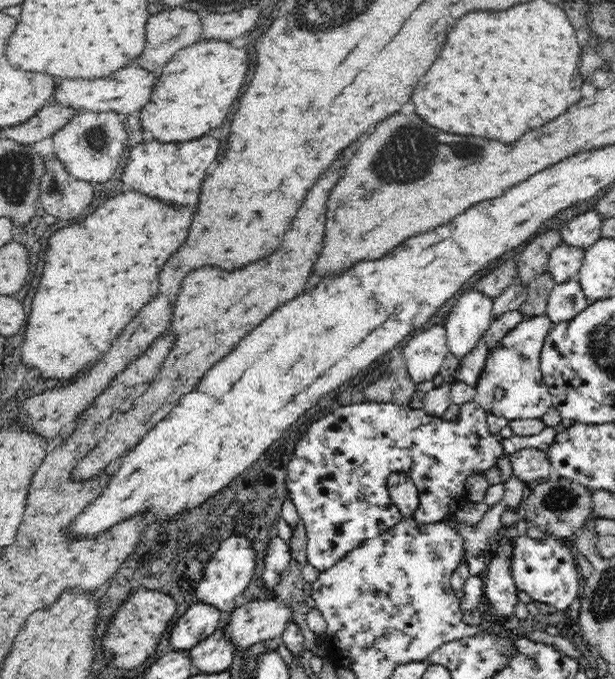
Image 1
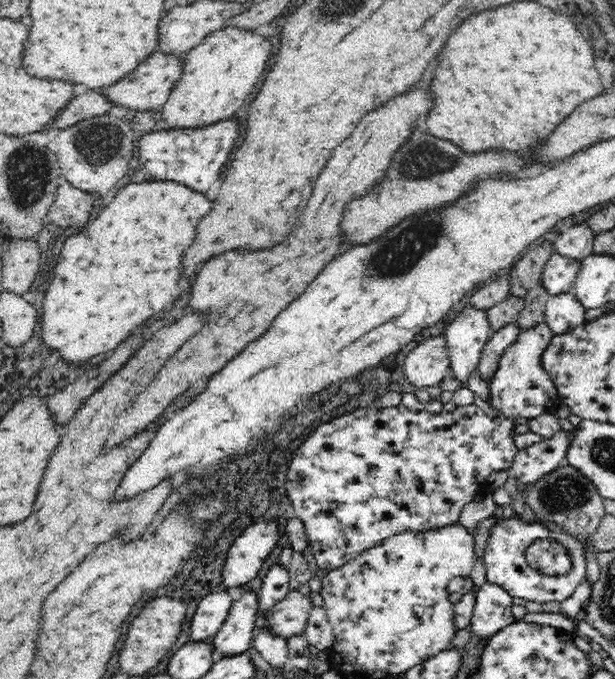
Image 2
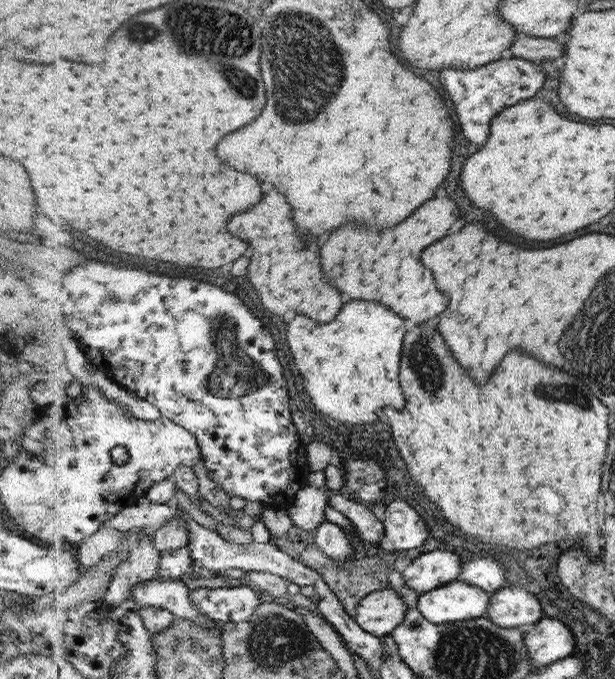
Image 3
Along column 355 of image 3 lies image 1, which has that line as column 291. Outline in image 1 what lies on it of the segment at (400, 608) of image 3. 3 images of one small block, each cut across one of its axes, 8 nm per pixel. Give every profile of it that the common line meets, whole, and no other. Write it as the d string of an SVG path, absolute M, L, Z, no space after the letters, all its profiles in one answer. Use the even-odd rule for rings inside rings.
M259 598L256 600L250 599L249 603L240 607L235 607L229 612L229 615L222 619L219 628L225 632L236 650L241 653L244 648L250 648L253 644L262 640L278 639L287 627L287 624L292 622L292 610L287 602L275 601L275 598Z

